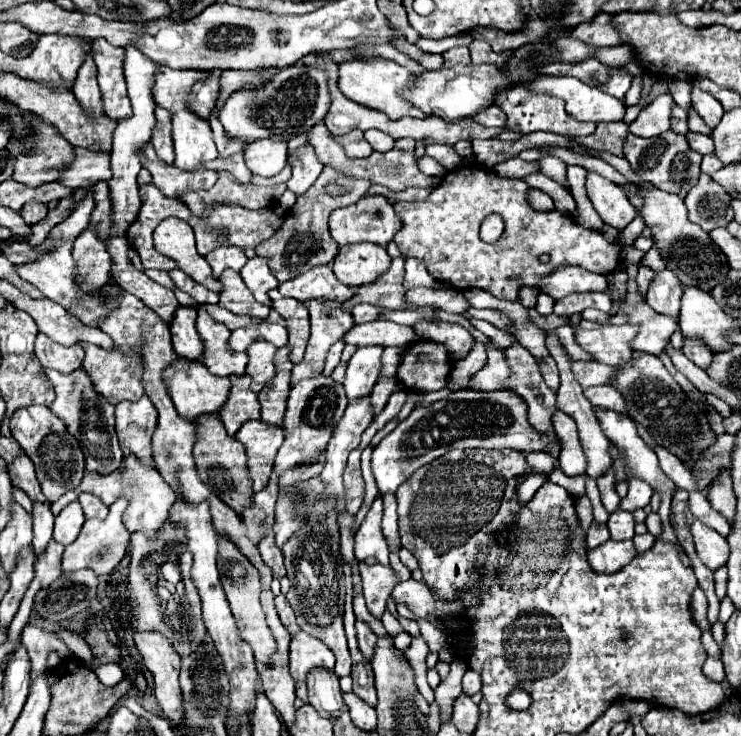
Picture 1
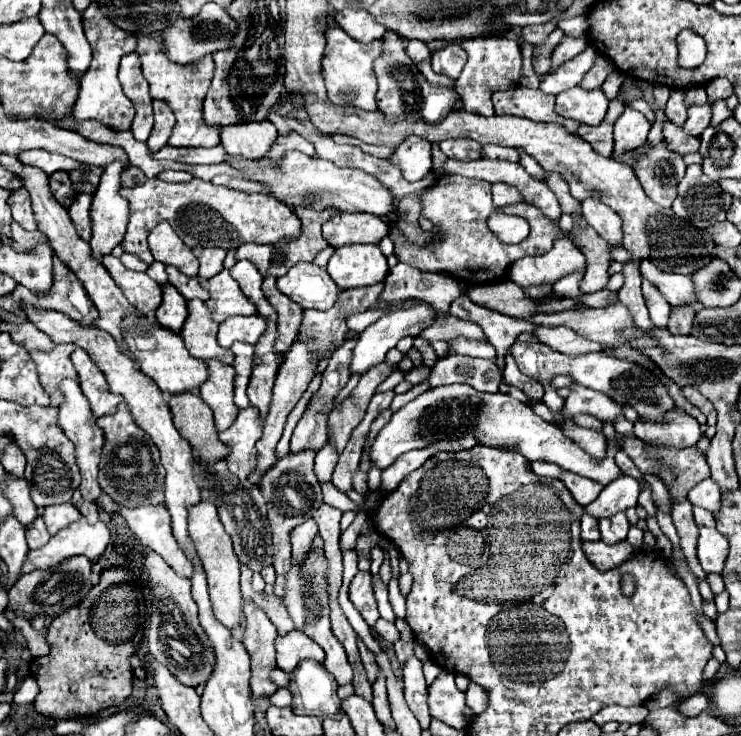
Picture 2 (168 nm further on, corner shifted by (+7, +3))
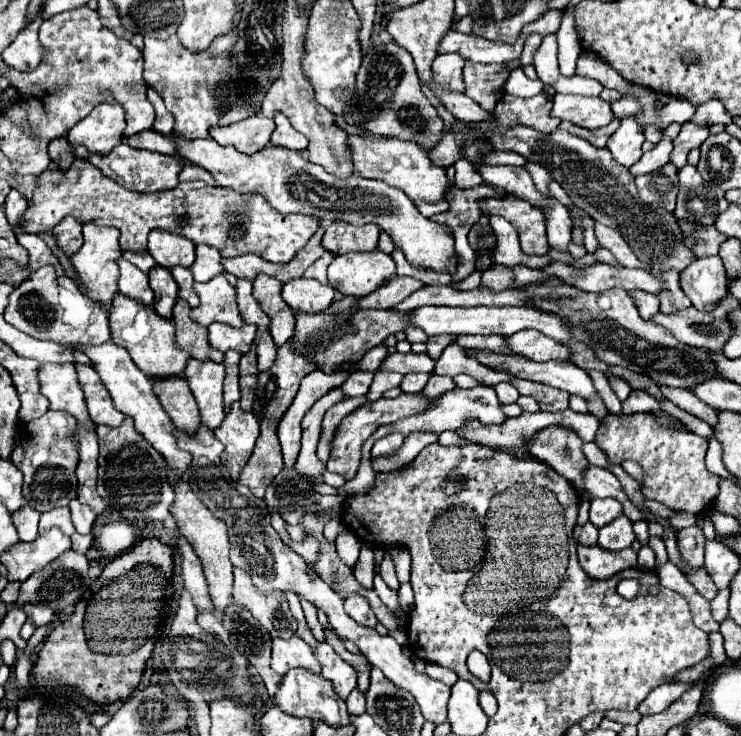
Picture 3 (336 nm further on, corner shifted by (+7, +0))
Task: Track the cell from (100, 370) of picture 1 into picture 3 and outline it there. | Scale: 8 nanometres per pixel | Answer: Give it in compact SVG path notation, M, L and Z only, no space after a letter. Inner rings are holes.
M76 365L76 373L78 373L78 383L84 391L88 413L90 413L92 421L96 425L120 427L122 421L126 419L126 415L114 407L108 389L100 381L100 375L90 365Z

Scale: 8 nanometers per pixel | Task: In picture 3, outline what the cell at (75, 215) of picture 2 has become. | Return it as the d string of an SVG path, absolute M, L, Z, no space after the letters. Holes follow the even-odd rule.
M68 217L62 223L58 223L56 227L52 227L52 235L56 239L56 245L68 257L82 247L82 225L72 217Z

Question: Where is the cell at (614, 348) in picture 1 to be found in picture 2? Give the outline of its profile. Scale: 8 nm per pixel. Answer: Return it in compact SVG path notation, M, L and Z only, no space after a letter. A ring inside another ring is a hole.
M538 326L534 330L534 334L540 338L542 344L546 344L552 350L558 350L566 356L584 356L584 354L590 354L590 352L602 350L602 346L598 342L584 338L576 330L572 332L572 328L568 328L568 326L556 326L556 328Z

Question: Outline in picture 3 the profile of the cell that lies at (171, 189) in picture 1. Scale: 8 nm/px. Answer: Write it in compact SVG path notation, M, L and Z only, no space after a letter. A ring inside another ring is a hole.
M188 163L184 167L184 171L180 173L180 181L196 181L196 179L204 181L206 185L214 185L214 179L212 179L212 175L208 175L208 171L204 171L202 167L196 167L196 165Z

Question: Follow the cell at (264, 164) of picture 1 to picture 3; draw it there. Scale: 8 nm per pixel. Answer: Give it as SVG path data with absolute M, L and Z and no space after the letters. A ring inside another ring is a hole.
M256 115L256 117L248 117L244 121L224 125L224 127L214 125L210 129L210 137L218 141L220 145L232 145L240 153L252 155L270 141L272 127L274 127L272 119L264 115Z

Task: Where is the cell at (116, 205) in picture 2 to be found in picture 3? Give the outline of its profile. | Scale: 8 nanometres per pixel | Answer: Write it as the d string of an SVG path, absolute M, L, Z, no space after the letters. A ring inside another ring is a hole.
M94 223L84 225L84 245L70 257L74 273L78 277L78 287L84 295L88 295L92 301L100 303L102 307L110 305L114 295L118 293L116 281L118 281L118 265L116 261L122 257L122 249L118 243L120 233L114 227L96 227Z

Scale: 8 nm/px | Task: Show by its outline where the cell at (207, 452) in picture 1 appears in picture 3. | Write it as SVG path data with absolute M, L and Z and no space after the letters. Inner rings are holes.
M184 377L154 379L152 389L178 429L194 433L200 427L200 413Z

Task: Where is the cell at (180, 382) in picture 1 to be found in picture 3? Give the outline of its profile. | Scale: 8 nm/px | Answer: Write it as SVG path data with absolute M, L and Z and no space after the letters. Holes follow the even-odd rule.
M116 295L112 301L112 309L108 313L110 317L110 331L112 341L124 347L132 361L138 365L142 373L148 377L170 377L170 375L182 375L186 367L186 359L190 359L188 351L182 351L174 347L174 325L160 317L154 307L142 305L126 295Z

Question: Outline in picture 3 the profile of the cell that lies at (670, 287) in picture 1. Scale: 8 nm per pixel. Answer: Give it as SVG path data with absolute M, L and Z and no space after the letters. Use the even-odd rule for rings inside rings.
M628 291L628 295L632 297L634 305L638 307L642 319L650 319L656 311L660 311L660 305L658 305L656 295L652 295L652 293L644 293L644 291Z

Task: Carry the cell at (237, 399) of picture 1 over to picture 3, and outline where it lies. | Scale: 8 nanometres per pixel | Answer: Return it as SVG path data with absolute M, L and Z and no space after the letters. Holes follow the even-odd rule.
M188 359L184 369L184 379L188 381L192 395L200 409L200 421L216 429L224 421L224 405L222 405L222 383L224 383L224 365L214 363L210 359L198 361Z

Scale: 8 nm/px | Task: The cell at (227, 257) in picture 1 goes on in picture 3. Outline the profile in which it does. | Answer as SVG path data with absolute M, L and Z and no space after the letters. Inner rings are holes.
M196 245L196 261L192 263L192 275L194 281L210 281L212 277L222 273L222 255L218 253L218 249L210 247L210 245Z

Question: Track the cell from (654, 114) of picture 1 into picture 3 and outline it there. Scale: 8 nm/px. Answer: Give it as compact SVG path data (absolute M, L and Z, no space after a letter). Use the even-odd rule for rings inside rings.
M628 117L620 123L618 131L608 139L608 149L612 151L614 159L624 165L632 167L640 157L642 157L642 143L644 143L644 133L636 125L634 117Z

